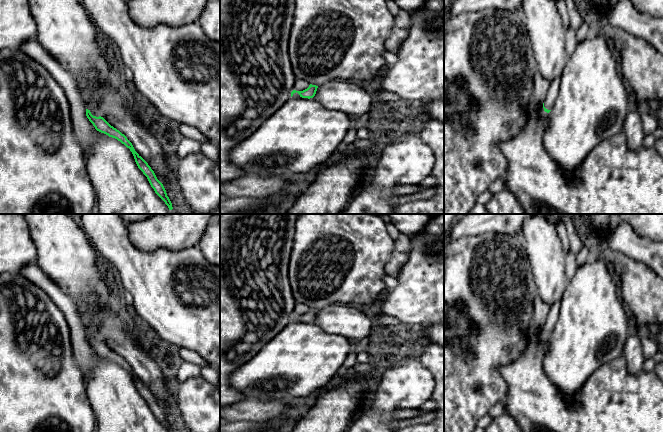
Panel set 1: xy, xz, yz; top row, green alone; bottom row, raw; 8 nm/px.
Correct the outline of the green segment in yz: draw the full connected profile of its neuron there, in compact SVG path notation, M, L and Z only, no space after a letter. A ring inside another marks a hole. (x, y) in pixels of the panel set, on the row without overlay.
M554 303L553 305L550 306L549 313L543 327L544 335L547 337L551 335L555 328L555 325L559 317L559 309L560 309L559 303Z

